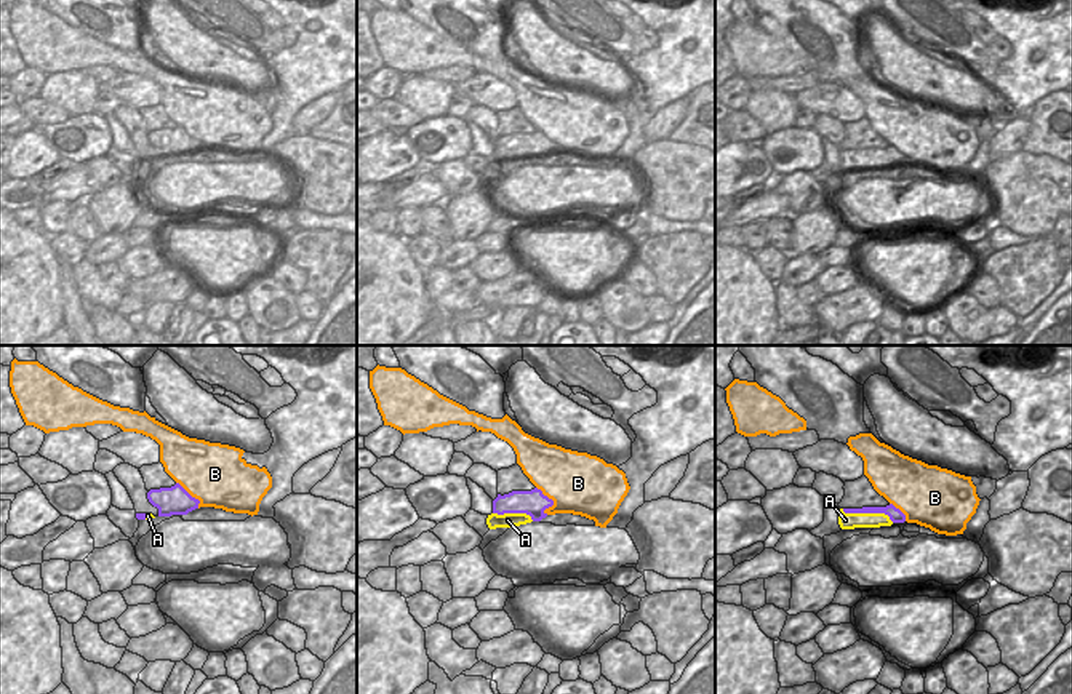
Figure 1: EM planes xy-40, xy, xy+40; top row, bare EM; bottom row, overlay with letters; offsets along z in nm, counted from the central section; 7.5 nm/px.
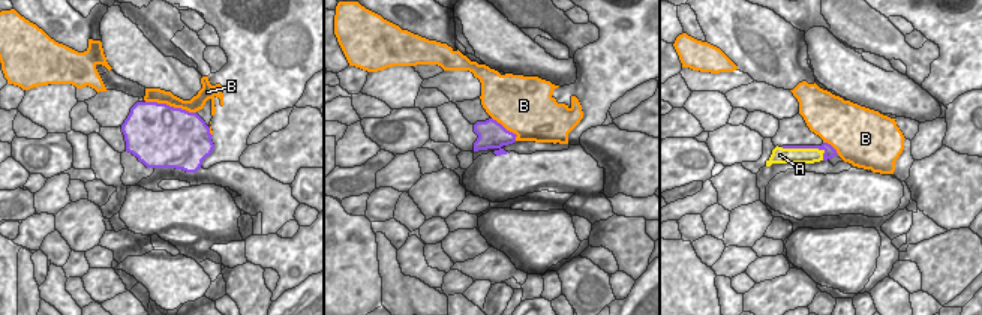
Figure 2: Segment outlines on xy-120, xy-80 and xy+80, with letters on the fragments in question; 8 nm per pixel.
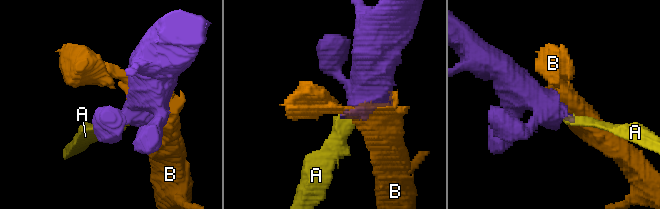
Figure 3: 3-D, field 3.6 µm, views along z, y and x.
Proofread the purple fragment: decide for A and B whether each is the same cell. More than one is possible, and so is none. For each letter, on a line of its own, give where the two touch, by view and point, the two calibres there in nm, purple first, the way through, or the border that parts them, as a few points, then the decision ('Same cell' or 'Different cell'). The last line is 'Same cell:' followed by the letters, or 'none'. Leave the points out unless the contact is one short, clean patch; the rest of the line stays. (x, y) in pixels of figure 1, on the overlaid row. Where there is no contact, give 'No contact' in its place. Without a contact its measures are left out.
A: Touches purple at xy+40 (868, 512). Thickness 100 nm (purple) against 120 nm. Boundary: xy+40 (842, 509), (845, 512), (885, 514), (893, 522). Different cell
B: Touches purple at xy (552, 501). Thickness 200 nm (purple) against 460 nm. Same cell
Same cell: B

